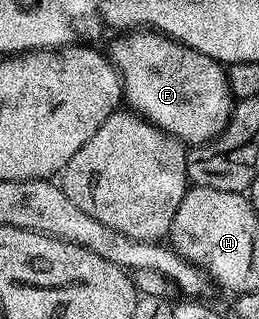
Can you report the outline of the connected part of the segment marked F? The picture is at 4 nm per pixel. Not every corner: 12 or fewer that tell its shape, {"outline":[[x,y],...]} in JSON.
{"outline":[[155,30],[112,44],[127,107],[185,146],[234,107],[225,65]]}

